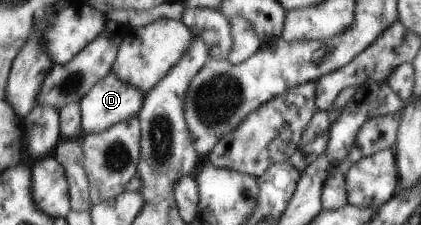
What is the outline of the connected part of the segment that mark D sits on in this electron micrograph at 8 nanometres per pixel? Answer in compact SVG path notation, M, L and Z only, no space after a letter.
M109 73L82 98L81 102L78 102L81 109L83 135L103 132L114 124L123 122L123 120L127 120L133 116L138 116L142 105L145 104L144 100L143 92L139 88L129 86L118 76Z

